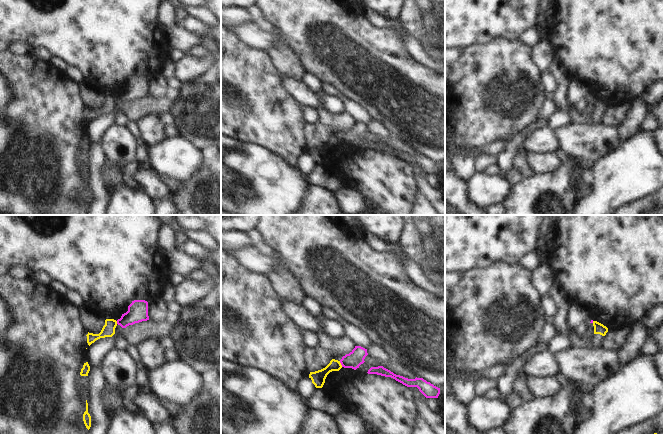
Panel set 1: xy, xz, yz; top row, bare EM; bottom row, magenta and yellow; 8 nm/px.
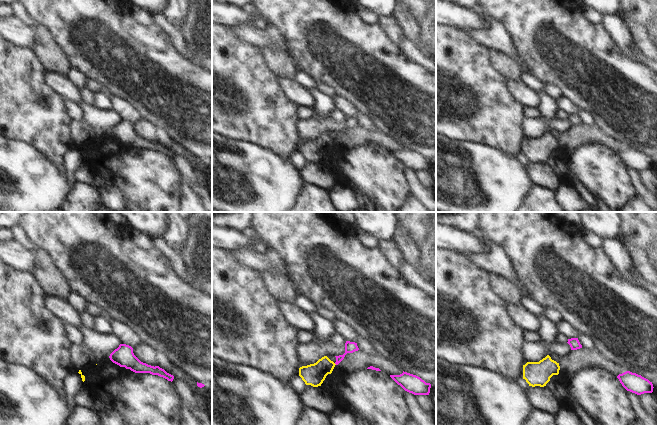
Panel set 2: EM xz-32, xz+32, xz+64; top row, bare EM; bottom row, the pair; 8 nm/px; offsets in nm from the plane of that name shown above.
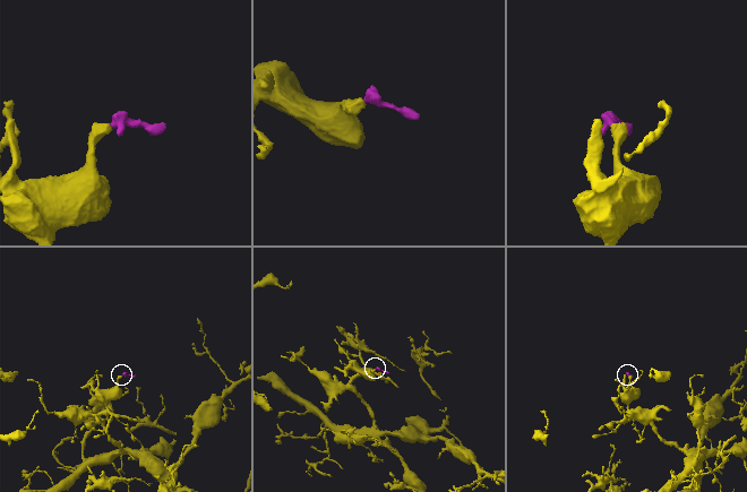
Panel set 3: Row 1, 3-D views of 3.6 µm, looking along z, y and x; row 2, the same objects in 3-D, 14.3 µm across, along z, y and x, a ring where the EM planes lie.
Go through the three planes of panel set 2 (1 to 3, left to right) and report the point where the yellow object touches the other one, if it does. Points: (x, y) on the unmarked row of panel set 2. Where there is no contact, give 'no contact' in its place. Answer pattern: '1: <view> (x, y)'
1: no contact
2: no contact
3: no contact

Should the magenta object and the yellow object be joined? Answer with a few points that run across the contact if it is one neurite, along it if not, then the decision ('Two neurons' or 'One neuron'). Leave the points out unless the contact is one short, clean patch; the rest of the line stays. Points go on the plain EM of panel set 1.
Line: xz (339, 137), (342, 142). Two neurons.

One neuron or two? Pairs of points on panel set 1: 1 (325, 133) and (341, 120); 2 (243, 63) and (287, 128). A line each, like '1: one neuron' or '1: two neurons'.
1: two neurons
2: one neuron

